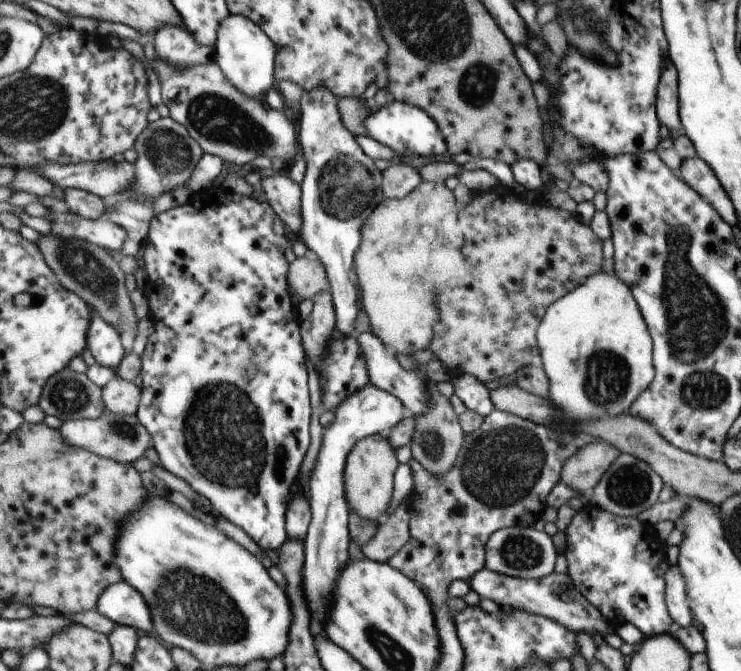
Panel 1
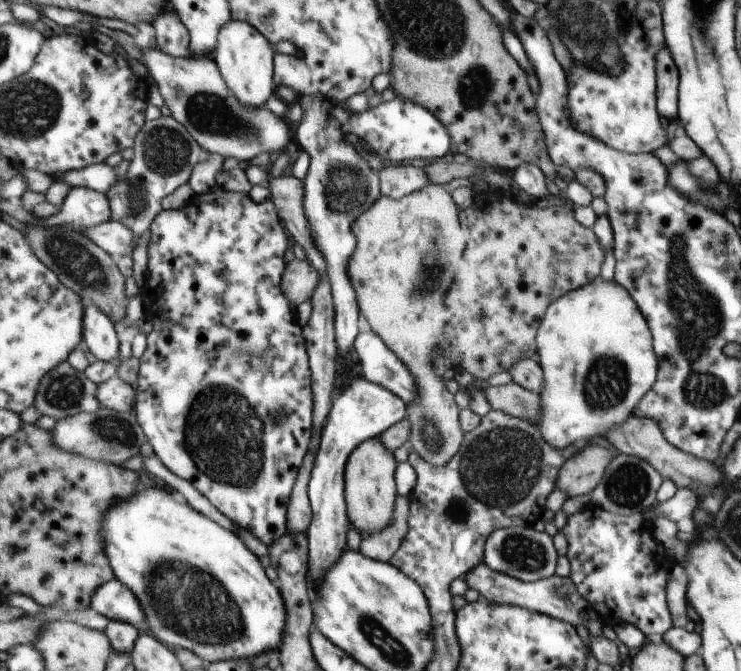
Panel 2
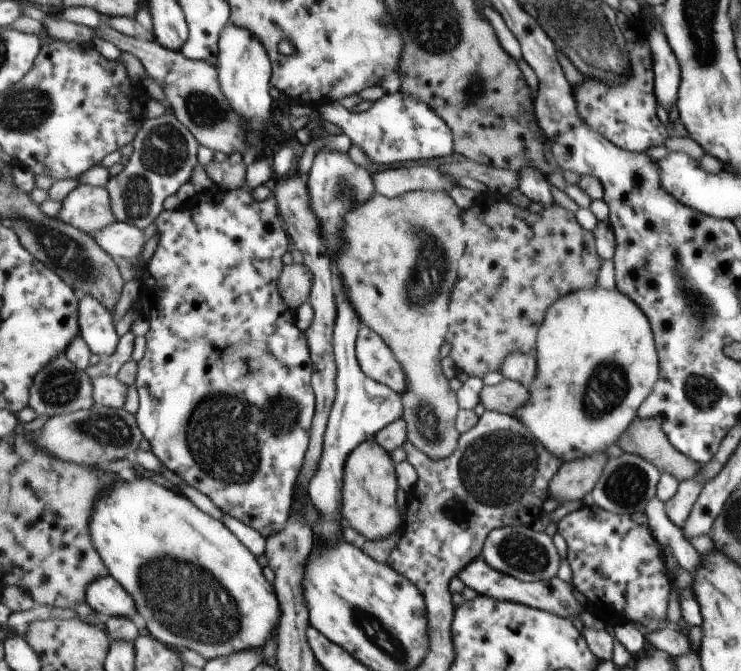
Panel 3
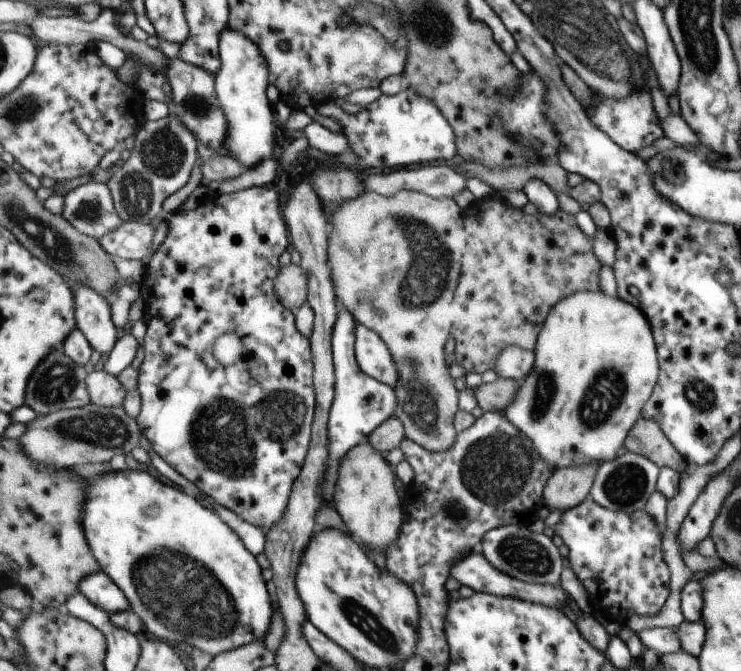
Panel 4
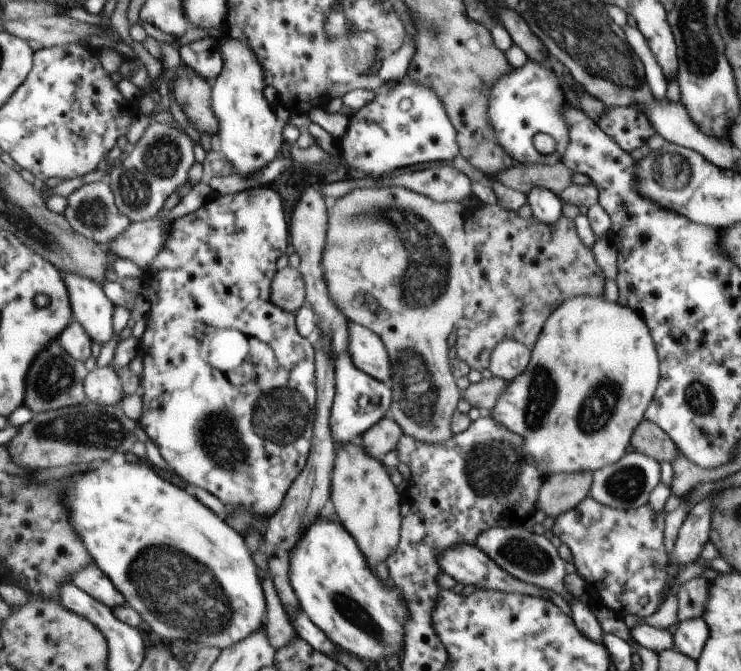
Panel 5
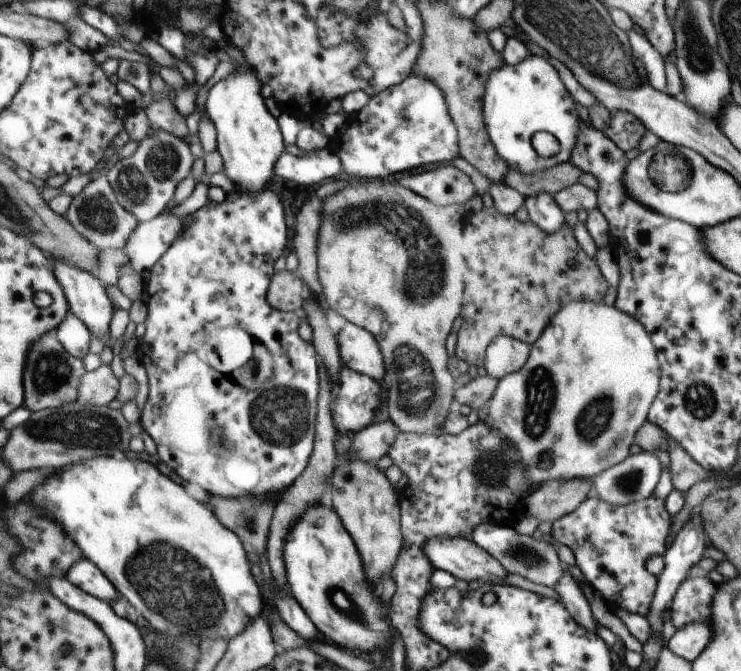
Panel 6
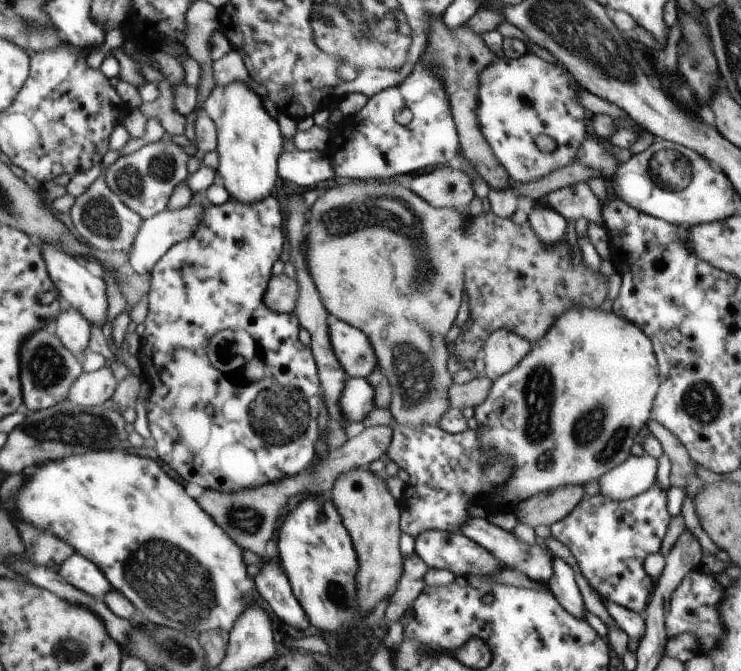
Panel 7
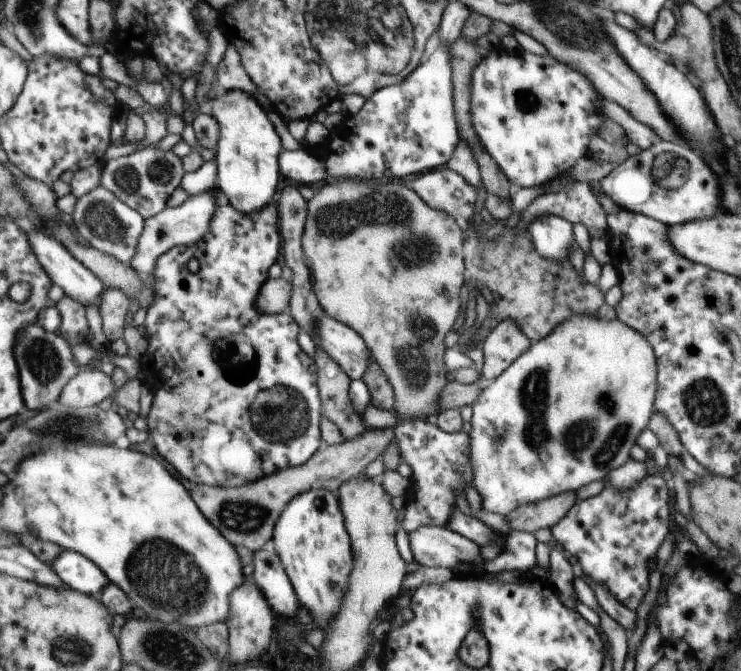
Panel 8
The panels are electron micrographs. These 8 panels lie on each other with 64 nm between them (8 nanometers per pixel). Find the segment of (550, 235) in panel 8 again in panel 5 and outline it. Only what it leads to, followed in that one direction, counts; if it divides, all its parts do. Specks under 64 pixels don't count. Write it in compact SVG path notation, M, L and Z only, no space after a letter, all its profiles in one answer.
M530 188L527 194L527 203L532 210L534 219L544 222L544 224L556 224L561 220L562 201L561 198L546 190L546 188Z

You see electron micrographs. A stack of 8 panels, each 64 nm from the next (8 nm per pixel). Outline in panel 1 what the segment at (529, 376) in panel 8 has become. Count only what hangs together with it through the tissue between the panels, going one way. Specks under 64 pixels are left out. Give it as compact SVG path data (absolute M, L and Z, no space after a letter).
M602 270L589 276L584 283L553 303L537 328L537 347L549 379L549 400L571 423L630 412L632 404L655 376L652 337L632 290L615 272L606 274Z

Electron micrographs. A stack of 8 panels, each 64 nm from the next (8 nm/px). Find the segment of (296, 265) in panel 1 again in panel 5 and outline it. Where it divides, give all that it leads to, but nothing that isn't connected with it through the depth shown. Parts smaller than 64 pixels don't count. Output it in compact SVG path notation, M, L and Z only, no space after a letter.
M290 266L278 272L273 280L273 304L295 314L308 301L308 289L299 268Z

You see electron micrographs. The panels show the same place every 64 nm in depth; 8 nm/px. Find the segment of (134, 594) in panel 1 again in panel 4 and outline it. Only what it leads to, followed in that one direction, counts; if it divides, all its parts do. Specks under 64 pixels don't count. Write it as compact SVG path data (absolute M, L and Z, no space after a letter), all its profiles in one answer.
M104 571L86 579L82 583L81 591L91 598L94 604L101 606L110 614L133 610L128 594L118 586L112 576Z

